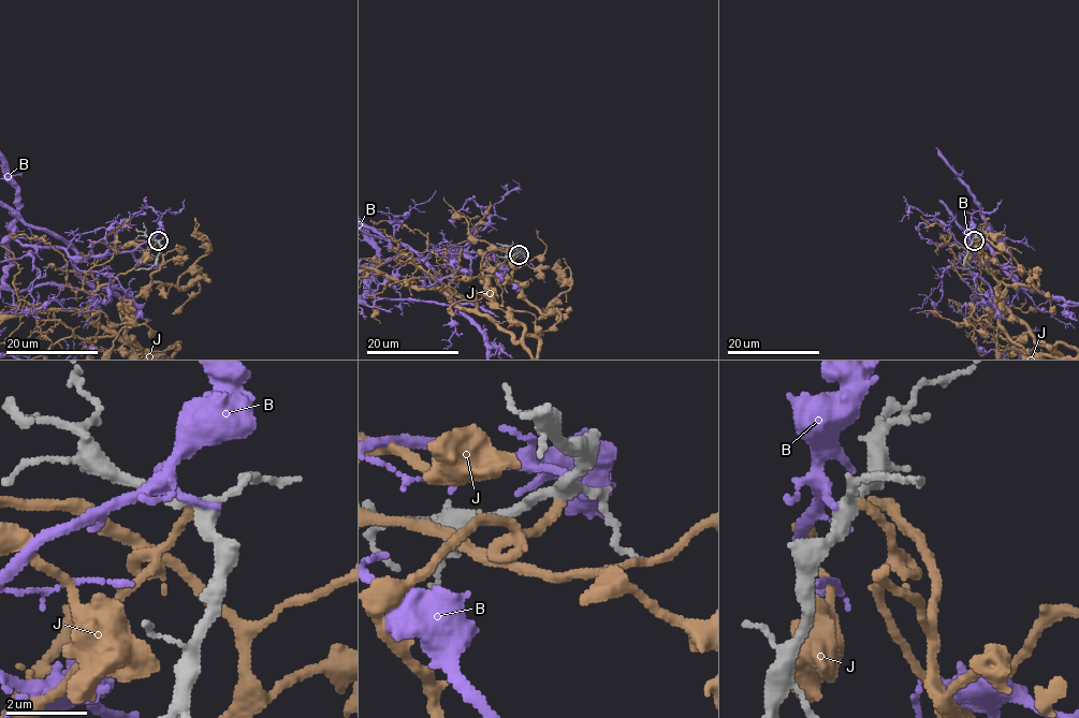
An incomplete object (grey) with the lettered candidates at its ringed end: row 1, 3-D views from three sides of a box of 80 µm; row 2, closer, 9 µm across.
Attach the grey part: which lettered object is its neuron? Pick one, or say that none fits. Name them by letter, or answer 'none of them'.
J

